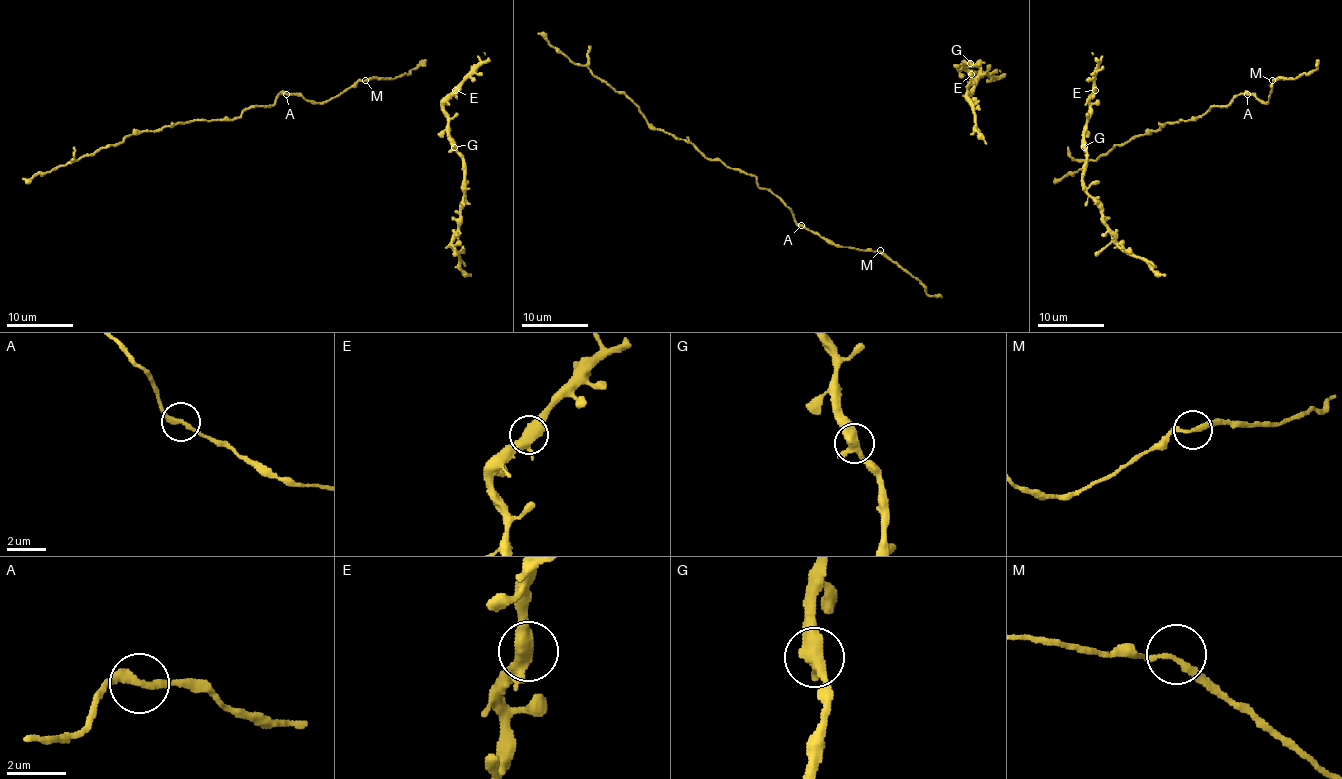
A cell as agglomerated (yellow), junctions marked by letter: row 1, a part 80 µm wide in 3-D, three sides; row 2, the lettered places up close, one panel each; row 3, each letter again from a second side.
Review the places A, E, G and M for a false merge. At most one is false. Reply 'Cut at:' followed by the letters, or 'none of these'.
Cut at: none of these

